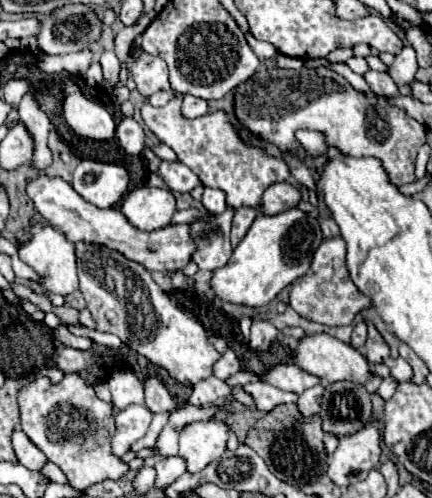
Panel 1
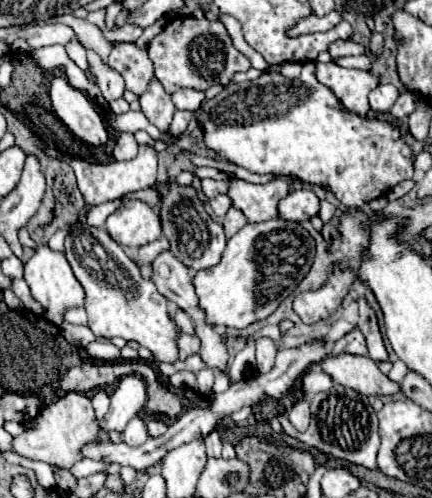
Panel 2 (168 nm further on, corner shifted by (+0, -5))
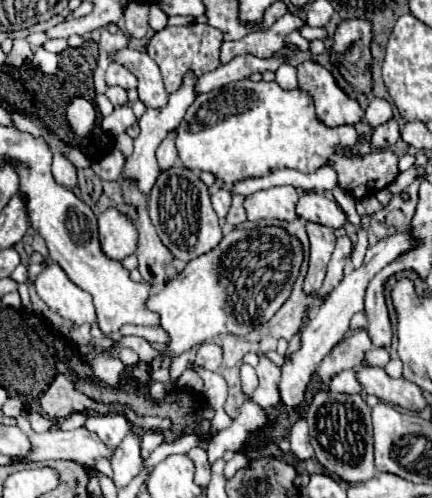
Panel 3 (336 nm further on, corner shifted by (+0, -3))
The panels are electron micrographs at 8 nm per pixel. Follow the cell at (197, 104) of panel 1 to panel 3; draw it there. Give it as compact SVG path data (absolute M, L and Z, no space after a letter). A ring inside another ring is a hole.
M169 133L169 137L159 145L157 149L157 163L159 169L165 171L169 167L173 167L177 161L177 149L175 149L175 133Z

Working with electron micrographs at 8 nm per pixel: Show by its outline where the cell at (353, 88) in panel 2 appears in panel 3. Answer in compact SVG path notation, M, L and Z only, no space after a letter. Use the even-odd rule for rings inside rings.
M303 61L299 65L299 89L303 89L303 93L311 93L317 117L327 127L353 125L363 119L363 109L359 103L345 97L331 71L319 63Z

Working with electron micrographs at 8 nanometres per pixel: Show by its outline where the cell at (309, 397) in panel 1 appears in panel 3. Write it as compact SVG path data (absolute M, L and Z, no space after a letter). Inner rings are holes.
M299 419L291 433L289 433L289 441L291 441L291 453L297 457L297 459L313 459L315 453L311 449L311 443L309 443L309 433L307 433L307 423L305 419Z

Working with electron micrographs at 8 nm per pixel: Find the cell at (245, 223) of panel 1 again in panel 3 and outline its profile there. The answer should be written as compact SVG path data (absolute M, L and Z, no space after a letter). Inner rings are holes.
M233 195L233 205L231 205L229 213L227 213L227 221L231 225L241 225L241 223L247 221L247 215L245 215L245 209L243 209L243 201L245 201L243 195Z

